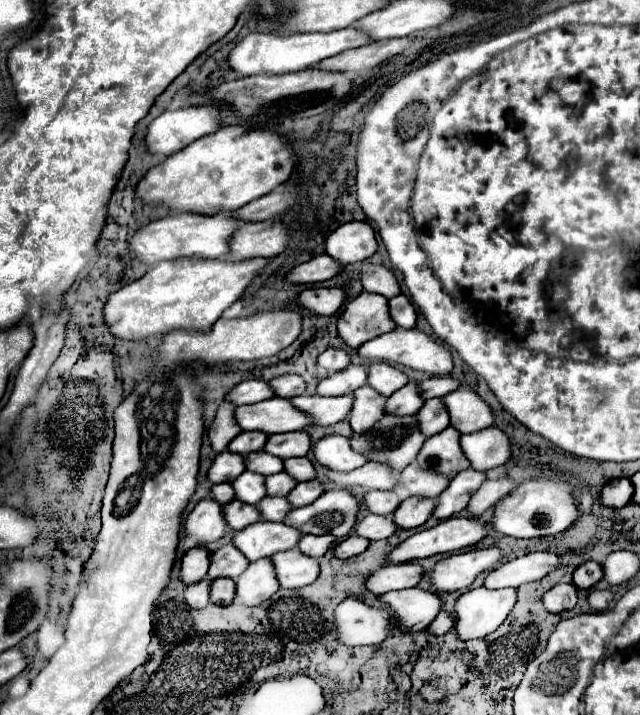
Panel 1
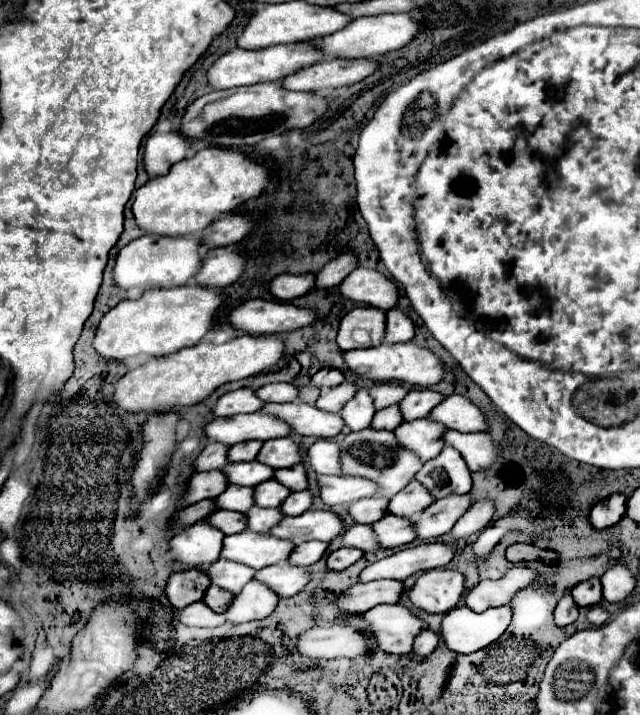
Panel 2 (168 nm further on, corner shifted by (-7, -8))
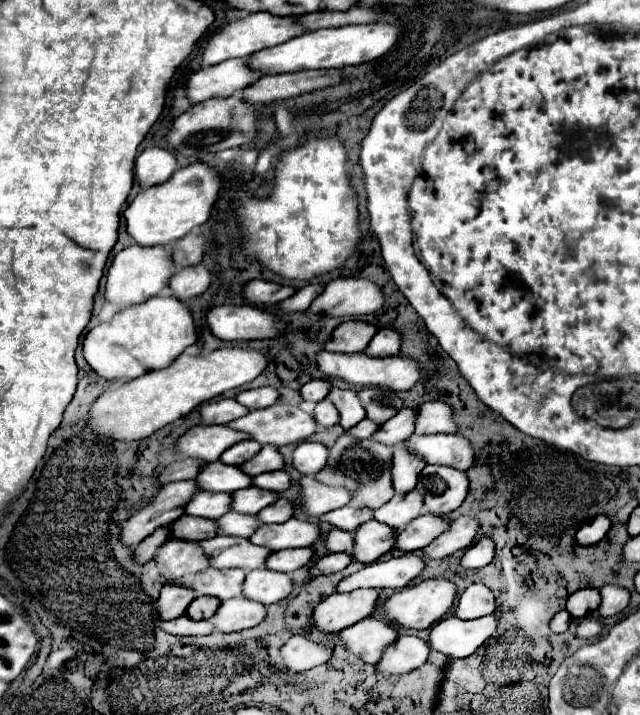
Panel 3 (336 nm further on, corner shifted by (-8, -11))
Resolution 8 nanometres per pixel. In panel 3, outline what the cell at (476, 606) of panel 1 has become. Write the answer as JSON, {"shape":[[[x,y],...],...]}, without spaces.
{"shape":[[[485,615],[473,621],[447,617],[433,625],[429,647],[447,657],[469,657],[497,631],[495,615]]]}

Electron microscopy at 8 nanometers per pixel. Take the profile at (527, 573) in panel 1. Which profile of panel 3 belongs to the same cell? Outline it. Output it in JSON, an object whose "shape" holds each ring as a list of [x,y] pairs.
{"shape":[[[475,583],[469,585],[459,597],[459,605],[455,609],[455,617],[459,619],[477,619],[493,613],[493,593],[489,587]]]}

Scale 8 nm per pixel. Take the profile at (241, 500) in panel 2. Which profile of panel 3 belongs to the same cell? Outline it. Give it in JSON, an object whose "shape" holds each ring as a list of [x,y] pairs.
{"shape":[[[199,491],[185,505],[185,515],[205,517],[205,519],[217,519],[219,515],[223,515],[227,511],[229,511],[229,493]]]}

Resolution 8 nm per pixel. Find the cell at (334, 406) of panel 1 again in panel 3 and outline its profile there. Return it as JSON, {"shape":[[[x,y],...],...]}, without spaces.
{"shape":[[[286,387],[278,388],[278,390],[280,390],[280,399],[274,405],[265,407],[265,409],[249,411],[249,415],[245,415],[241,419],[235,419],[235,421],[231,421],[227,425],[231,429],[247,433],[251,439],[259,441],[261,445],[275,445],[275,447],[291,445],[291,443],[301,443],[309,435],[313,435],[315,431],[321,429],[321,427],[317,427],[317,423],[315,423],[312,415],[315,403],[303,401],[299,391]]]}

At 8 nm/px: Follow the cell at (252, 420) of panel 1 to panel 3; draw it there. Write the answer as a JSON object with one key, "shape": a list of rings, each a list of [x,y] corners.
{"shape":[[[197,425],[185,431],[175,441],[175,455],[193,457],[201,461],[217,461],[225,449],[233,443],[247,439],[249,435],[233,431],[227,425]]]}

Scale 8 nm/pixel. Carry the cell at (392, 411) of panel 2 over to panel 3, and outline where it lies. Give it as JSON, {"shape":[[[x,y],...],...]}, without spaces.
{"shape":[[[363,419],[357,423],[357,427],[349,429],[349,435],[355,439],[369,439],[373,435],[373,431],[377,431],[377,423],[373,423],[371,419]]]}

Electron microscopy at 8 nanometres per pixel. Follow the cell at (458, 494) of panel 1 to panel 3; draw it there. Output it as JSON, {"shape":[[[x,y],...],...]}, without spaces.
{"shape":[[[419,515],[413,519],[403,531],[397,531],[395,535],[395,549],[403,553],[413,553],[417,549],[427,547],[437,535],[441,535],[449,523],[445,523],[441,517],[435,515]]]}

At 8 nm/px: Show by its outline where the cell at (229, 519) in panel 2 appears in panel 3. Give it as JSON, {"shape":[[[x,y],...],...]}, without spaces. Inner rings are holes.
{"shape":[[[181,515],[181,519],[169,525],[169,535],[181,541],[201,541],[201,539],[213,537],[213,533],[217,533],[215,521],[191,517],[191,515]],[[203,533],[209,533],[209,535],[203,535]]]}

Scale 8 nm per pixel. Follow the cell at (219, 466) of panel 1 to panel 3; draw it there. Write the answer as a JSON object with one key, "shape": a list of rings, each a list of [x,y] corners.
{"shape":[[[175,481],[165,487],[161,487],[151,503],[135,511],[121,527],[119,541],[123,547],[133,549],[137,547],[143,539],[149,537],[159,527],[165,527],[179,519],[185,511],[185,503],[195,495],[199,489],[195,481]]]}

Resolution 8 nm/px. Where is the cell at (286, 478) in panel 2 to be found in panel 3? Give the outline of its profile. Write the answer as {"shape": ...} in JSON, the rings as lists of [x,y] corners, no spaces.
{"shape":[[[281,469],[281,471],[271,471],[271,473],[261,473],[261,475],[255,475],[253,477],[253,485],[255,487],[261,487],[261,489],[267,489],[267,491],[285,491],[289,489],[291,485],[291,479],[289,475]]]}

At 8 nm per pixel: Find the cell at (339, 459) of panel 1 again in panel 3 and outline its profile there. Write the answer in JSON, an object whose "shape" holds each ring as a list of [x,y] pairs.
{"shape":[[[299,443],[297,449],[293,451],[293,467],[303,473],[303,475],[315,475],[317,471],[321,471],[321,467],[325,467],[325,459],[327,459],[327,447],[321,443]]]}

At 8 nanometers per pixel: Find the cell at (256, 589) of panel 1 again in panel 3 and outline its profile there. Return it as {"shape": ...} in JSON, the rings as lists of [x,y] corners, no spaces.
{"shape":[[[235,597],[235,599],[223,601],[221,607],[215,611],[215,615],[211,617],[211,621],[215,625],[215,631],[233,633],[233,631],[259,625],[265,615],[267,615],[265,605],[253,603],[245,597]]]}

